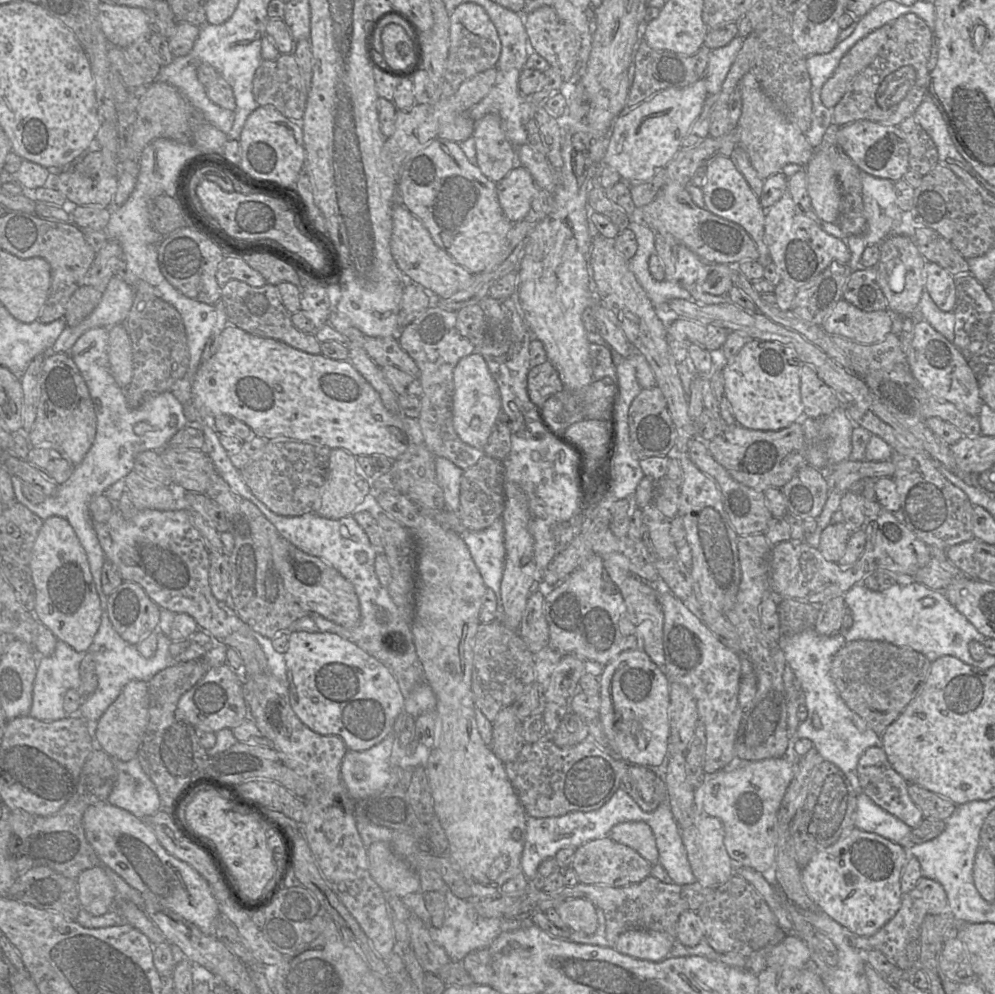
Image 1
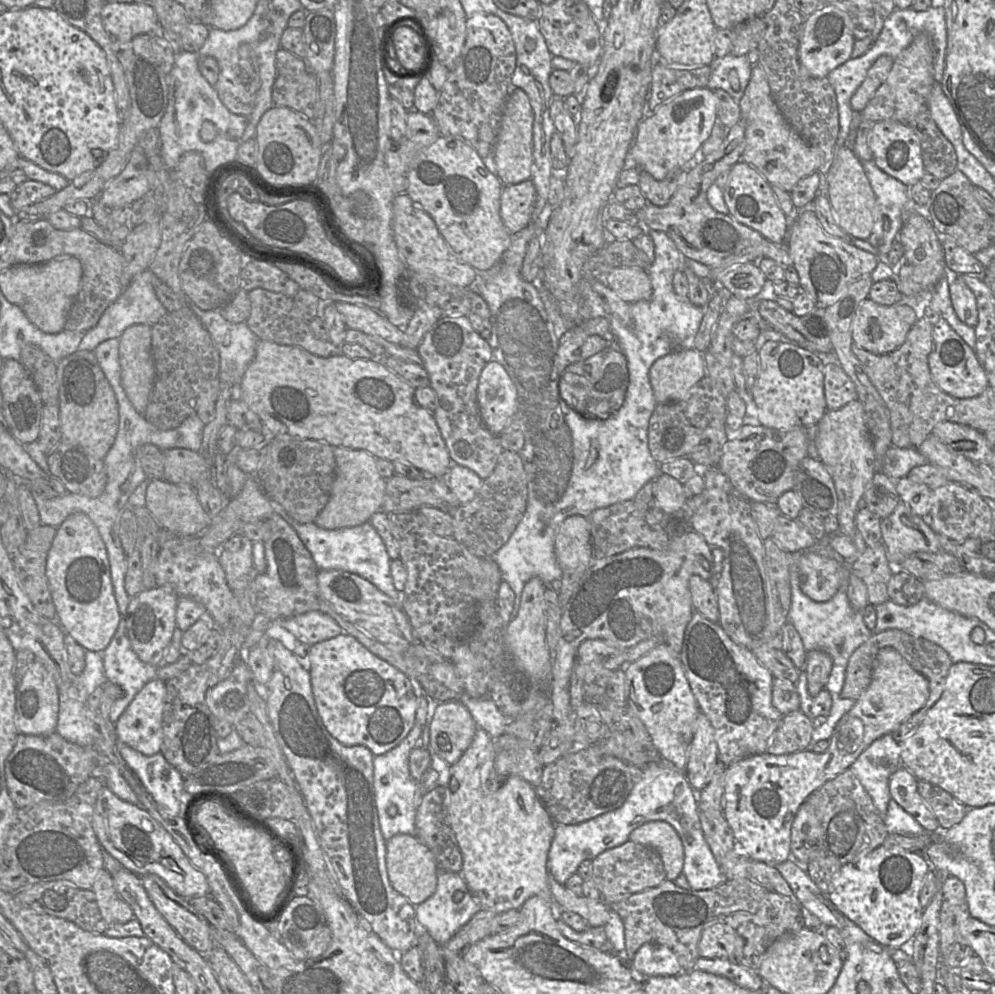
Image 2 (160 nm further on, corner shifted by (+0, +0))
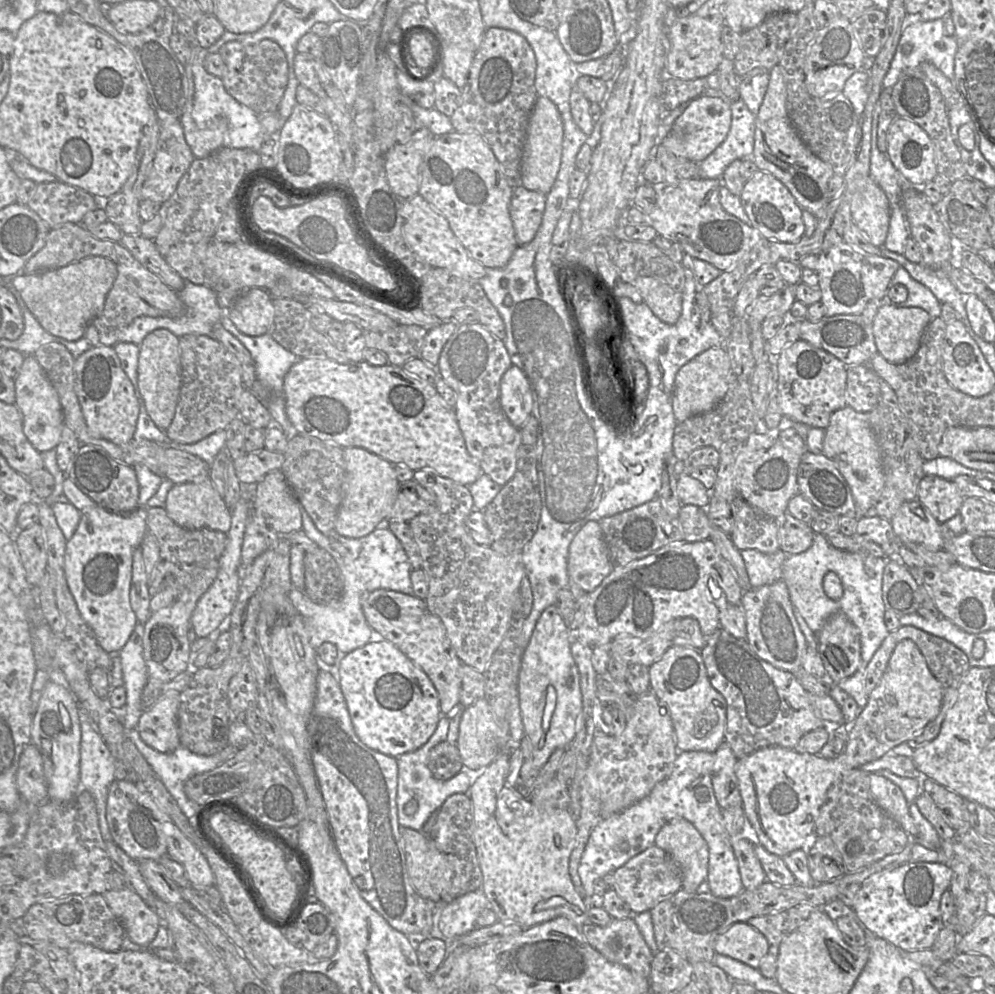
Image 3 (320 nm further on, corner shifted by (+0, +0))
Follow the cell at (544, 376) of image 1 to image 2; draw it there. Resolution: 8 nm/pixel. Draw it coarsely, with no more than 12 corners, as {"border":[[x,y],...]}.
{"border":[[609,348],[563,370],[560,399],[584,417],[621,408],[629,372]]}

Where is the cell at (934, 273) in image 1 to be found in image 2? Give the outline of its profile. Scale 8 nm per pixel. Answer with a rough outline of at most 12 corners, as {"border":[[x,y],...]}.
{"border":[[947,270],[953,308],[963,323],[978,323],[976,298]]}

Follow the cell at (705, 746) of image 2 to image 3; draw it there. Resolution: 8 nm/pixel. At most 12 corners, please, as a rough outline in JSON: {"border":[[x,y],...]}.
{"border":[[716,749],[712,786],[720,808],[742,807],[737,758]]}

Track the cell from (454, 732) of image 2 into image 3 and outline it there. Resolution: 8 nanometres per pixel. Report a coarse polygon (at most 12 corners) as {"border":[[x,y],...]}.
{"border":[[484,698],[463,709],[455,744],[464,766],[518,746]]}

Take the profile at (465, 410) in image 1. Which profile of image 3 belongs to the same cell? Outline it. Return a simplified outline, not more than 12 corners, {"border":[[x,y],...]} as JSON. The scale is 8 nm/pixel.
{"border":[[511,366],[500,382],[500,405],[516,428],[531,416],[529,381]]}

